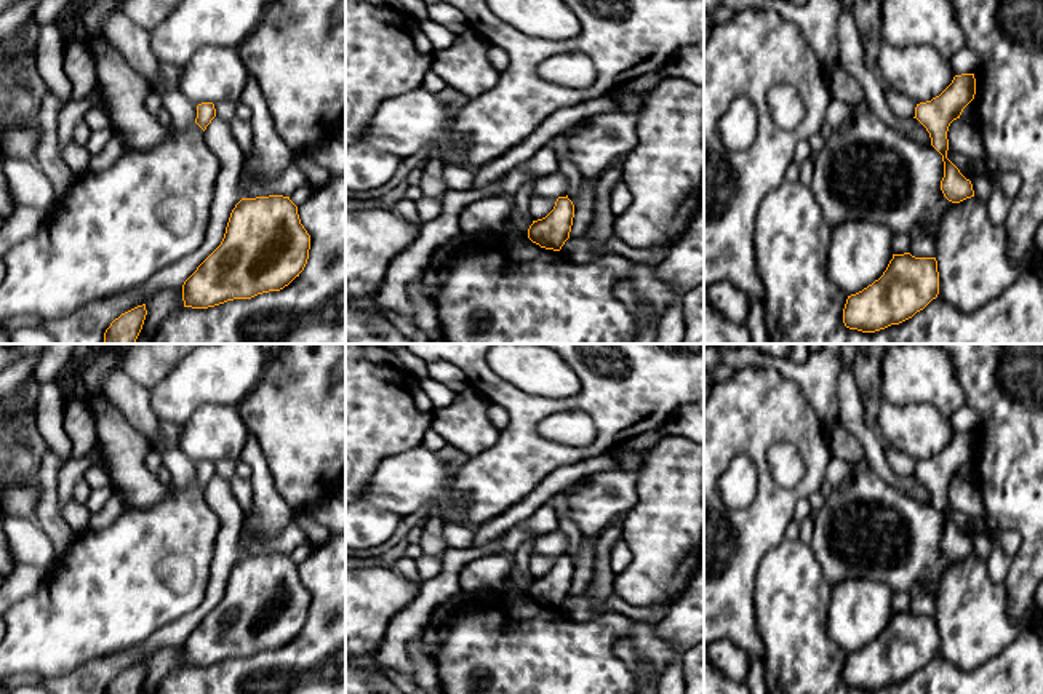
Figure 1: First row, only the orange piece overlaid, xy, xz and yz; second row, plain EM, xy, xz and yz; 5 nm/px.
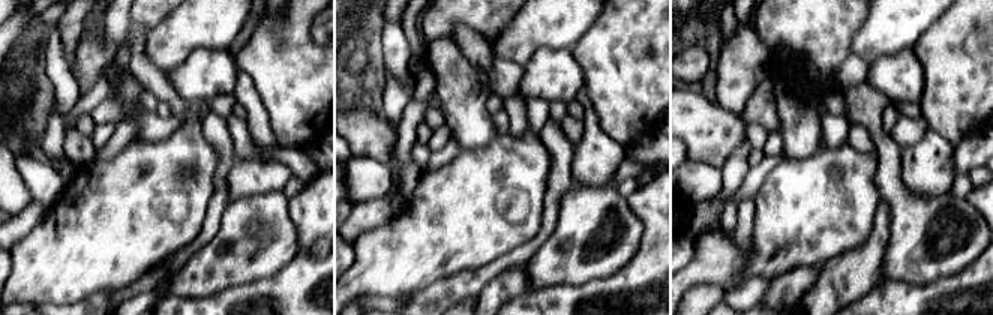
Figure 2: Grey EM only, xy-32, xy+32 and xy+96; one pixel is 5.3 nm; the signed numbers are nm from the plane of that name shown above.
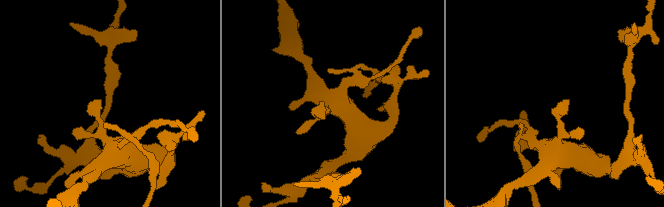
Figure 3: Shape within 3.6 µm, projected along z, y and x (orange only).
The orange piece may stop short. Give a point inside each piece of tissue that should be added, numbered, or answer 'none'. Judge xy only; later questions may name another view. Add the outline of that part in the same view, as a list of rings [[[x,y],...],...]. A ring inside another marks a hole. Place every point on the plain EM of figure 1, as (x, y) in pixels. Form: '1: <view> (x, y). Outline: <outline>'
1: xy (183, 470). Outline: [[[166,448],[162,454],[163,465],[171,473],[174,491],[184,491],[197,477],[197,464],[189,461],[179,448]]]

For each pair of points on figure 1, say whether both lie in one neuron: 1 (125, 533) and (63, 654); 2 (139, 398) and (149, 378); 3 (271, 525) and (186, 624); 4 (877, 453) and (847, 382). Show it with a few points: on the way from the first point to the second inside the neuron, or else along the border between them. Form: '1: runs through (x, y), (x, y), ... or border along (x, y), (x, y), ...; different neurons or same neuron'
1: runs through (115, 563), (111, 570), (111, 587), (77, 624); same neuron
2: border along (111, 368), (119, 366), (147, 390); different neurons
3: border along (245, 514), (242, 530); different neurons
4: runs through (866, 435), (851, 416), (848, 400); same neuron

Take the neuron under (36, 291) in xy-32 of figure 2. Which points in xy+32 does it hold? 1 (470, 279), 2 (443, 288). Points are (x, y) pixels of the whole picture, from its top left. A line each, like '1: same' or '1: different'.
1: different
2: different

